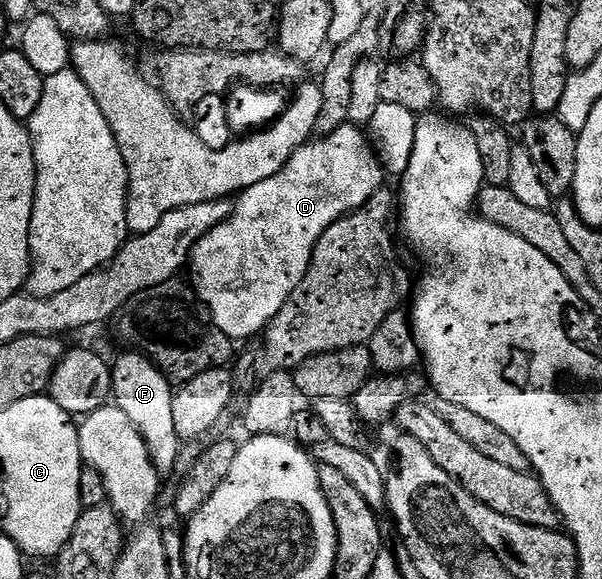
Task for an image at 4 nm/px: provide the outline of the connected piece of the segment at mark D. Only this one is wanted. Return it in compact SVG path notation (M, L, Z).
M346 123L335 131L318 136L316 139L310 139L304 145L300 145L295 151L295 155L291 155L291 159L287 159L284 167L275 175L271 175L271 179L263 179L263 183L255 183L255 187L242 189L239 196L233 201L232 215L223 223L219 223L219 227L207 231L207 235L203 235L203 239L199 239L199 243L193 249L191 284L197 290L197 297L201 300L201 304L211 315L215 327L219 327L219 331L223 331L223 335L232 337L234 342L241 343L248 337L255 336L257 332L258 336L268 326L269 321L275 319L275 315L279 315L279 311L283 307L283 303L287 303L291 291L295 291L295 287L299 287L299 283L303 283L303 275L307 275L307 271L312 266L313 252L323 231L327 231L327 227L331 227L340 217L346 217L356 209L362 209L367 203L367 199L371 199L371 195L375 195L378 189L386 184L387 174L382 169L381 161L377 158L377 153L373 150L368 136L362 130L360 133L356 128L361 130L356 124Z

